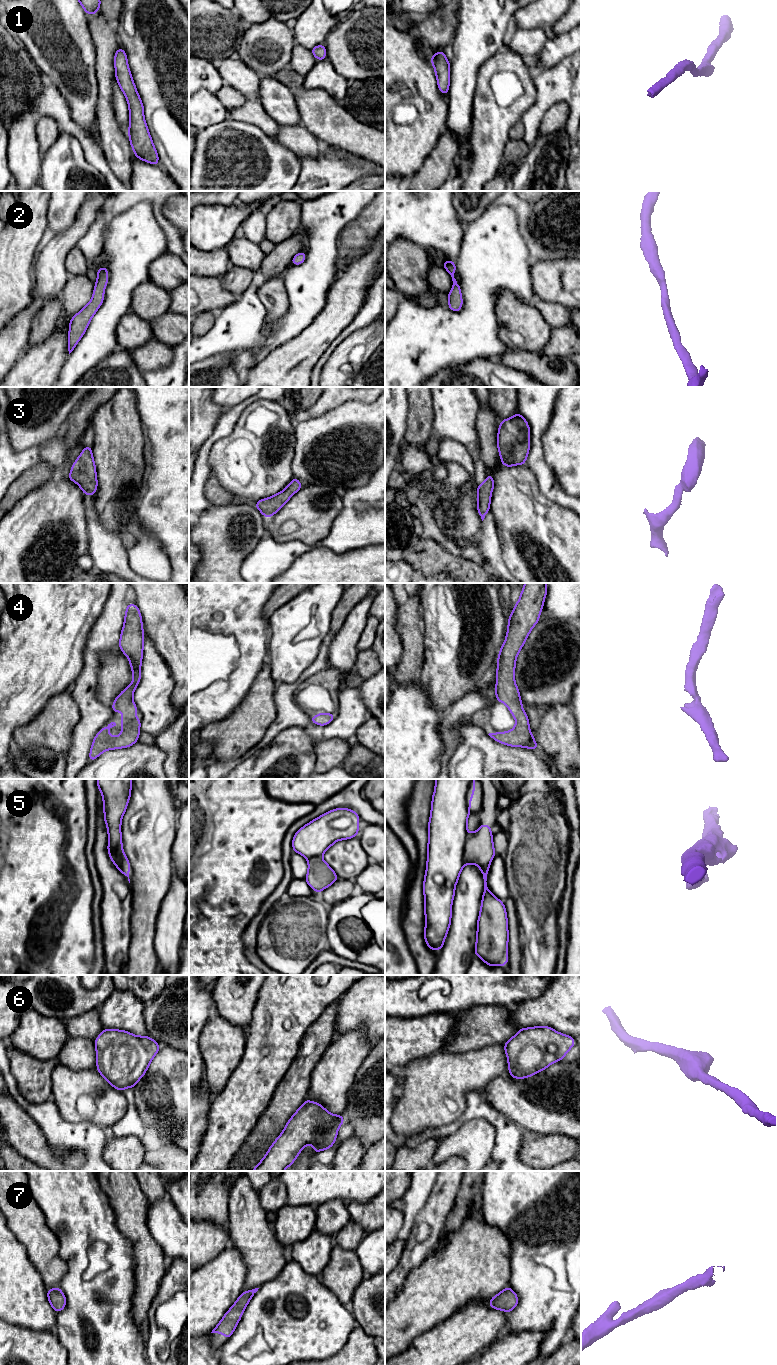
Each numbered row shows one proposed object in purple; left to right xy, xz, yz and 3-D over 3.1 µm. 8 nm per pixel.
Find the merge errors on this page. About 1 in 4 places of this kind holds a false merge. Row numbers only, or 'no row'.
5

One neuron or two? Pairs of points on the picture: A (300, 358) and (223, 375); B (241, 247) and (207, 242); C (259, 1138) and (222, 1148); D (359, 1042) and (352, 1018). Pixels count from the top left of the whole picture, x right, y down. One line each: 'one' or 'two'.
A: two
B: two
C: two
D: two

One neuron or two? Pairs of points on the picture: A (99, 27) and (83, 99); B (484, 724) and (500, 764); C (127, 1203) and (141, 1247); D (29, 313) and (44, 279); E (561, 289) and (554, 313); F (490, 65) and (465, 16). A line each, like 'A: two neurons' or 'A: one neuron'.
A: two neurons
B: two neurons
C: one neuron
D: one neuron
E: two neurons
F: two neurons

